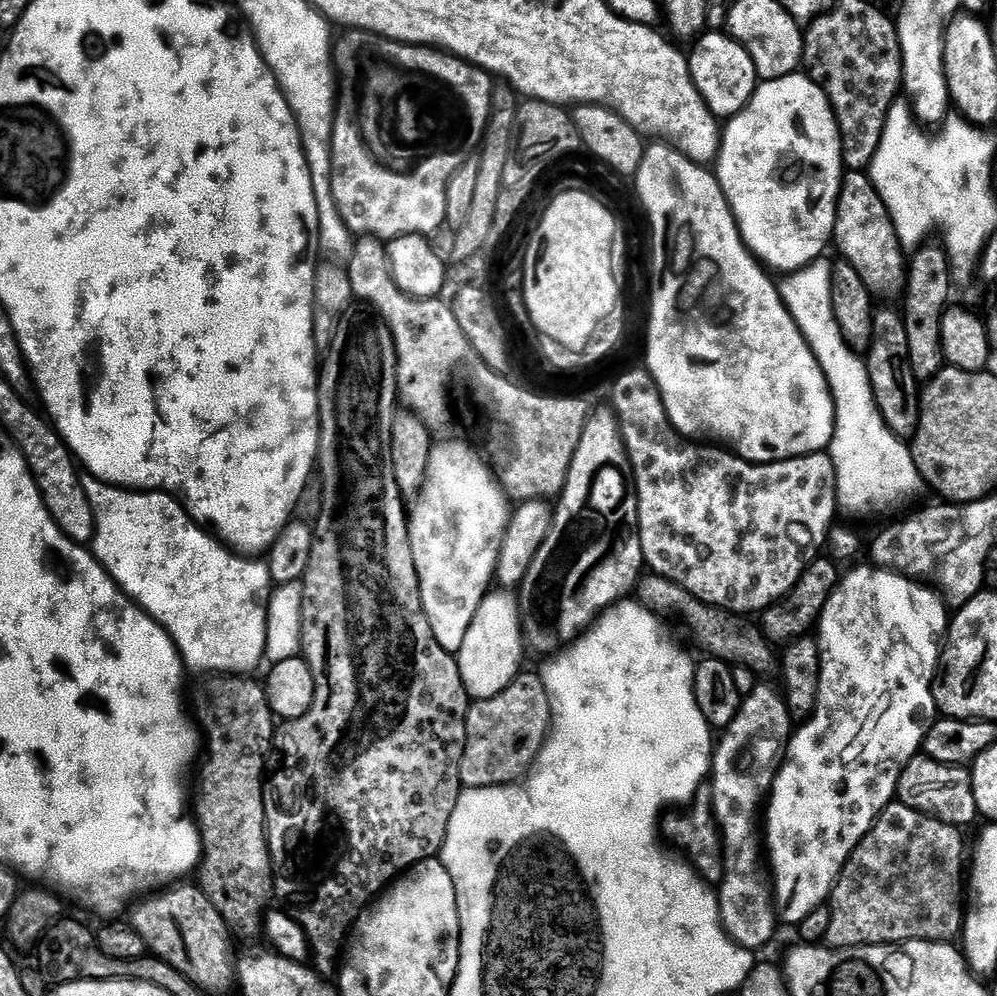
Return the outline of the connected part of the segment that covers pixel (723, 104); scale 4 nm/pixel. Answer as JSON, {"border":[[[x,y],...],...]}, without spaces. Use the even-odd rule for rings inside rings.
{"border":[[[720,30],[705,31],[693,44],[696,45],[692,52],[687,53],[688,69],[698,94],[702,94],[706,106],[717,118],[737,116],[756,93],[758,77],[750,54],[746,54],[744,47],[731,35]]]}

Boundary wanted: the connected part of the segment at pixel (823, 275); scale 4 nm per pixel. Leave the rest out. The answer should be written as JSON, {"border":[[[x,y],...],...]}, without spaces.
{"border":[[[821,258],[813,264],[807,264],[796,272],[787,273],[779,281],[778,287],[788,313],[800,327],[800,333],[812,347],[812,352],[824,371],[828,389],[832,391],[832,400],[836,403],[836,425],[830,445],[830,455],[836,471],[836,503],[841,517],[849,516],[852,520],[880,520],[883,516],[892,516],[912,504],[923,492],[926,485],[918,466],[912,457],[912,449],[901,437],[886,426],[882,414],[878,410],[878,402],[874,398],[874,390],[870,382],[867,363],[858,357],[857,349],[846,342],[842,330],[838,326],[838,318],[834,318],[834,298],[832,297],[831,263]]]}

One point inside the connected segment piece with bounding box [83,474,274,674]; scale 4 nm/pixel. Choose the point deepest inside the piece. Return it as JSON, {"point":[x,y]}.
{"point":[213,602]}

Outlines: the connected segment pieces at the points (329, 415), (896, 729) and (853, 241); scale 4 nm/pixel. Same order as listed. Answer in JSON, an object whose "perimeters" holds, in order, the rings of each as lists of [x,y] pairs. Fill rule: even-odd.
{"perimeters":[[[[349,310],[344,316],[342,327],[337,330],[331,349],[327,353],[327,356],[329,355],[328,365],[326,365],[325,368],[323,365],[322,375],[318,380],[318,387],[320,390],[320,454],[318,457],[318,472],[324,481],[324,509],[322,509],[314,524],[316,541],[314,542],[312,553],[310,554],[310,566],[306,570],[306,574],[302,581],[304,586],[304,605],[302,606],[301,649],[304,659],[308,661],[310,670],[314,674],[314,686],[320,684],[320,696],[314,694],[314,706],[310,706],[310,710],[306,714],[302,714],[302,718],[281,723],[279,727],[275,729],[274,748],[275,751],[280,751],[280,769],[278,769],[273,776],[271,773],[264,781],[264,813],[266,814],[266,826],[268,827],[268,849],[272,855],[274,896],[277,901],[281,900],[281,902],[285,904],[281,905],[286,909],[288,916],[294,918],[294,922],[298,922],[298,926],[302,926],[302,930],[308,936],[310,952],[314,957],[315,971],[319,972],[320,975],[325,978],[331,977],[330,974],[332,971],[332,975],[337,971],[338,961],[341,959],[342,949],[346,944],[345,937],[349,935],[350,929],[352,925],[355,924],[357,918],[359,918],[360,913],[372,903],[374,898],[379,897],[393,880],[407,872],[408,869],[413,868],[416,864],[420,864],[424,860],[433,859],[433,857],[439,853],[440,849],[444,847],[446,830],[450,826],[450,818],[454,814],[454,806],[458,802],[458,798],[462,791],[460,782],[460,763],[462,762],[464,747],[466,746],[466,718],[468,717],[468,709],[470,707],[470,697],[466,690],[466,686],[462,682],[459,659],[457,659],[453,653],[442,650],[442,646],[438,646],[438,642],[434,638],[434,630],[430,630],[430,622],[426,618],[426,610],[422,606],[422,594],[420,593],[420,583],[418,582],[418,570],[414,566],[412,543],[408,537],[408,521],[410,516],[406,511],[406,504],[404,508],[405,497],[402,495],[400,487],[398,486],[398,478],[394,476],[394,462],[392,461],[392,419],[396,417],[398,411],[396,343],[392,337],[390,326],[385,324],[384,321],[376,315],[375,311],[356,311],[357,310]]],[[[875,567],[872,568],[856,568],[852,573],[845,575],[841,579],[839,585],[832,589],[832,595],[829,596],[826,606],[822,610],[820,619],[818,621],[818,643],[820,645],[820,685],[818,686],[818,702],[816,703],[816,708],[812,711],[812,718],[810,720],[805,720],[793,731],[792,739],[786,749],[786,759],[780,765],[780,771],[776,773],[776,781],[772,783],[772,791],[766,801],[766,816],[768,812],[768,824],[766,820],[766,860],[770,865],[771,872],[771,882],[774,889],[774,895],[776,898],[776,910],[781,921],[784,920],[792,926],[799,926],[802,921],[806,918],[806,914],[810,914],[818,908],[825,907],[826,901],[832,895],[832,887],[836,885],[836,880],[840,876],[840,871],[846,866],[846,862],[850,858],[850,854],[858,846],[858,842],[862,842],[862,838],[866,835],[869,830],[874,826],[874,822],[879,818],[881,812],[888,807],[889,804],[893,803],[897,799],[896,787],[900,781],[900,775],[904,769],[904,765],[909,764],[910,761],[915,758],[915,756],[924,747],[924,736],[928,732],[929,728],[932,727],[934,721],[938,716],[938,709],[934,698],[932,697],[932,686],[938,675],[938,665],[940,663],[940,658],[942,655],[942,644],[938,639],[936,641],[936,636],[943,637],[947,633],[948,626],[950,623],[950,612],[946,607],[945,601],[940,600],[931,592],[928,588],[923,588],[923,583],[913,582],[909,577],[895,571],[895,570],[877,570]]],[[[867,171],[844,173],[844,179],[840,182],[840,196],[836,200],[834,244],[840,247],[844,255],[841,257],[847,264],[858,270],[858,278],[866,282],[873,297],[899,297],[905,291],[906,252],[900,246],[894,222]]]]}

